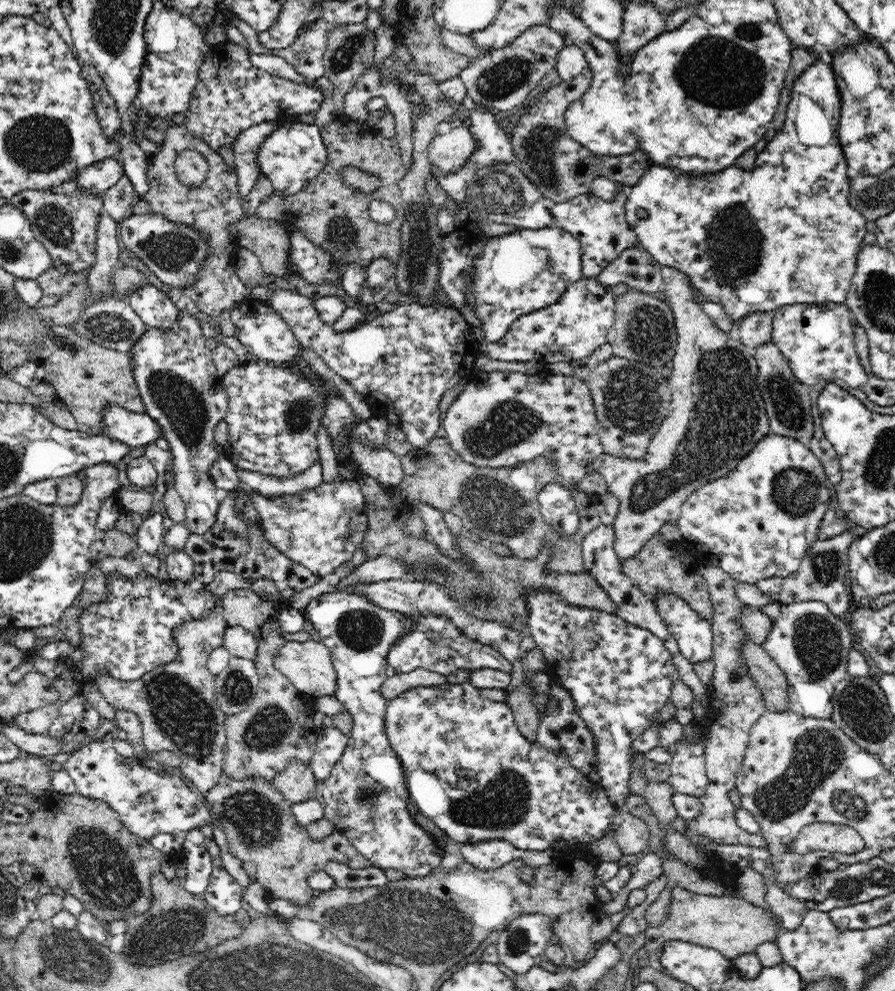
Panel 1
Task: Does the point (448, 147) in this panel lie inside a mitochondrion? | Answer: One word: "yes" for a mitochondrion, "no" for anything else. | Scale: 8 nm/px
no

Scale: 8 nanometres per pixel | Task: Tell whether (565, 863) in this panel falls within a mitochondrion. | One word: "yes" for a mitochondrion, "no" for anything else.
no

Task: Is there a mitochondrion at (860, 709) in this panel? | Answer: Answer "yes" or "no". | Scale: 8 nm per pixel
yes

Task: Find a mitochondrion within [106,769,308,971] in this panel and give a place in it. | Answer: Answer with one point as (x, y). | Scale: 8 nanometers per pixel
(180, 926)

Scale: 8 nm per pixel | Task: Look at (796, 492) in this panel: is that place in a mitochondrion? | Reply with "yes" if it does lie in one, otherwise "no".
yes

